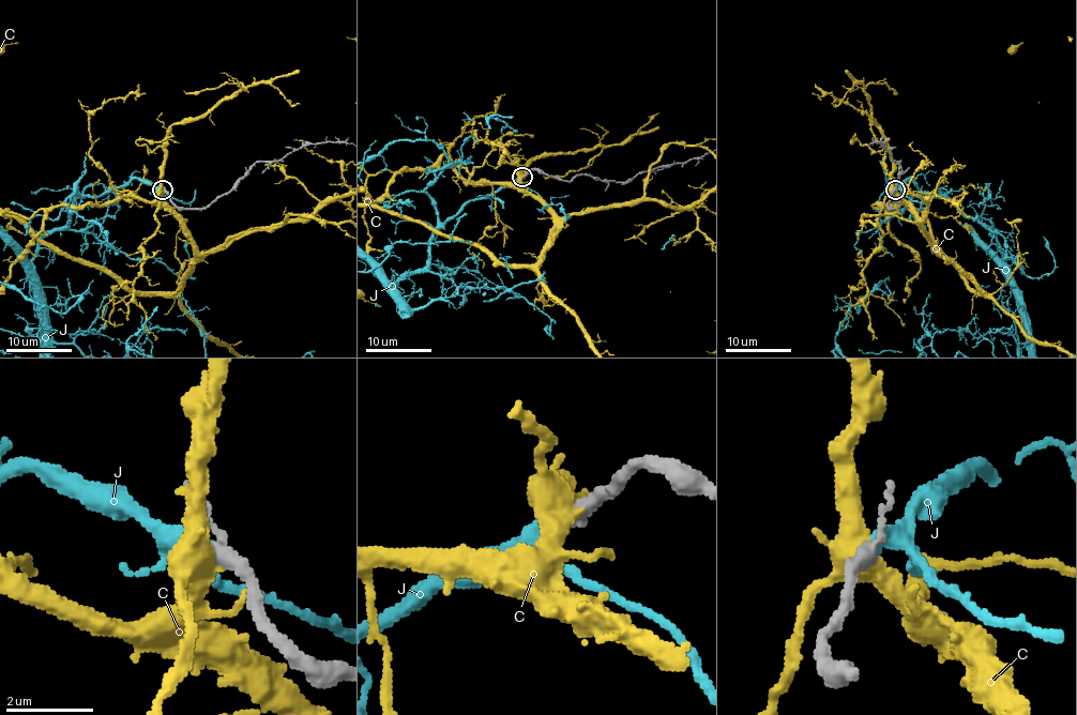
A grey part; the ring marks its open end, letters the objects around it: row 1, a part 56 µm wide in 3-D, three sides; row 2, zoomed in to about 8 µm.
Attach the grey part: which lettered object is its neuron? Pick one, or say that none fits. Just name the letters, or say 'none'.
J

